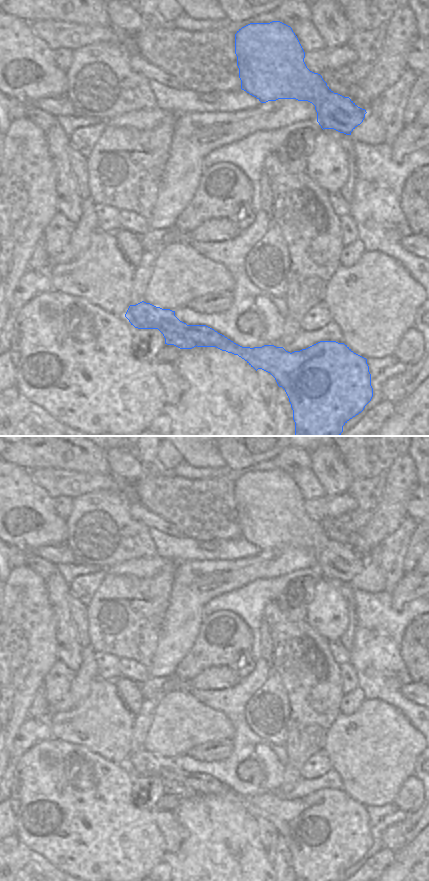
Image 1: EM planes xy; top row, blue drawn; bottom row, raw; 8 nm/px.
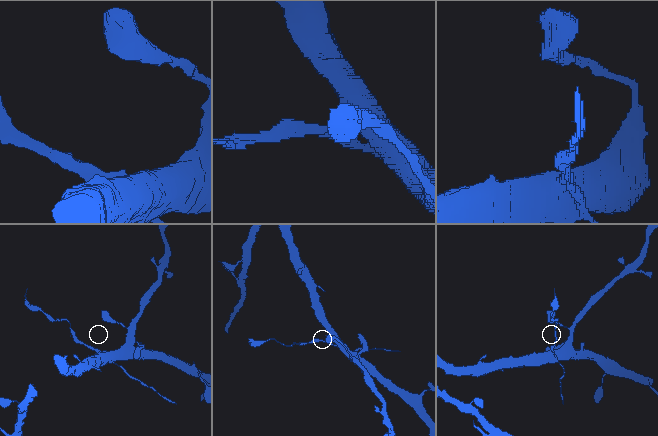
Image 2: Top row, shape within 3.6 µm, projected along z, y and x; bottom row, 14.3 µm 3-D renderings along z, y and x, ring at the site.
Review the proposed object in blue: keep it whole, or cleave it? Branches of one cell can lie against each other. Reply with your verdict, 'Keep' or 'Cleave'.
Cleave.

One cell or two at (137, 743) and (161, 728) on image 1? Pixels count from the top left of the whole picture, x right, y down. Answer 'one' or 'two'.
two

